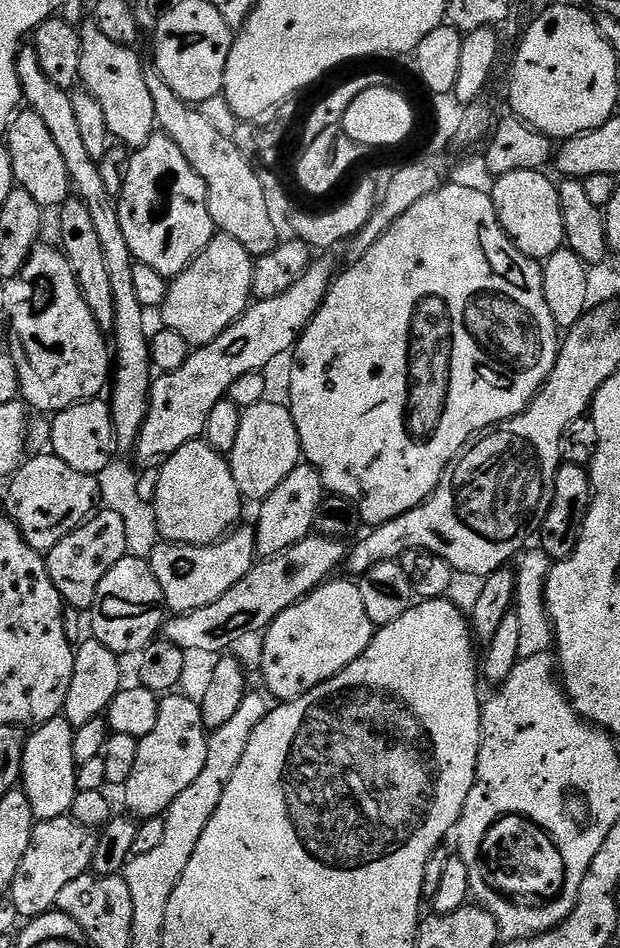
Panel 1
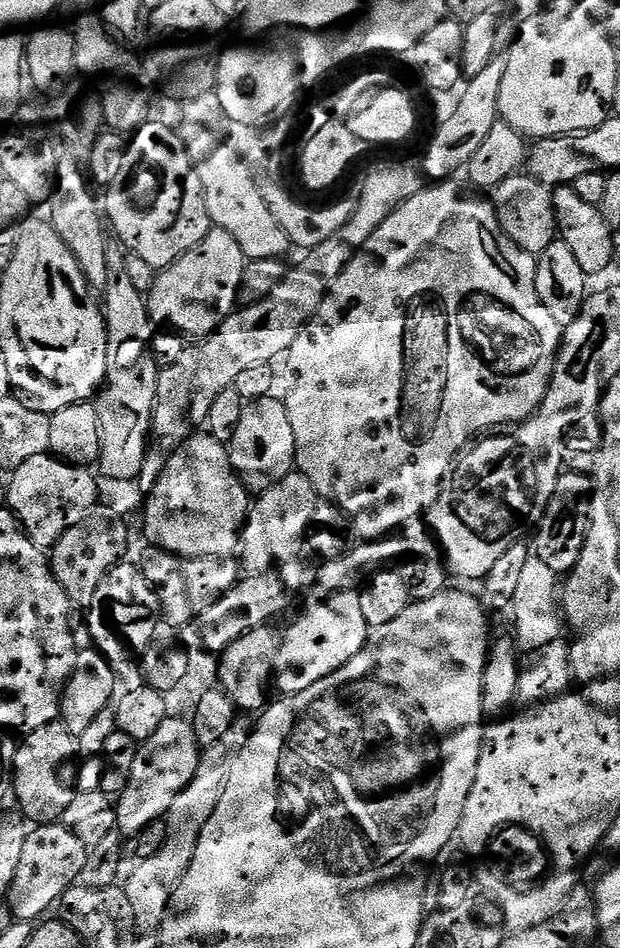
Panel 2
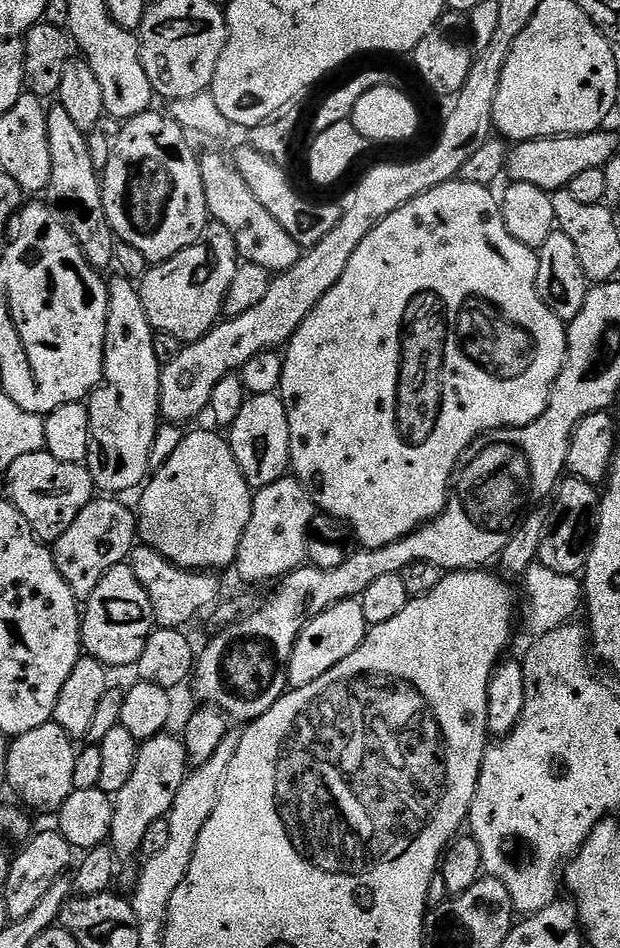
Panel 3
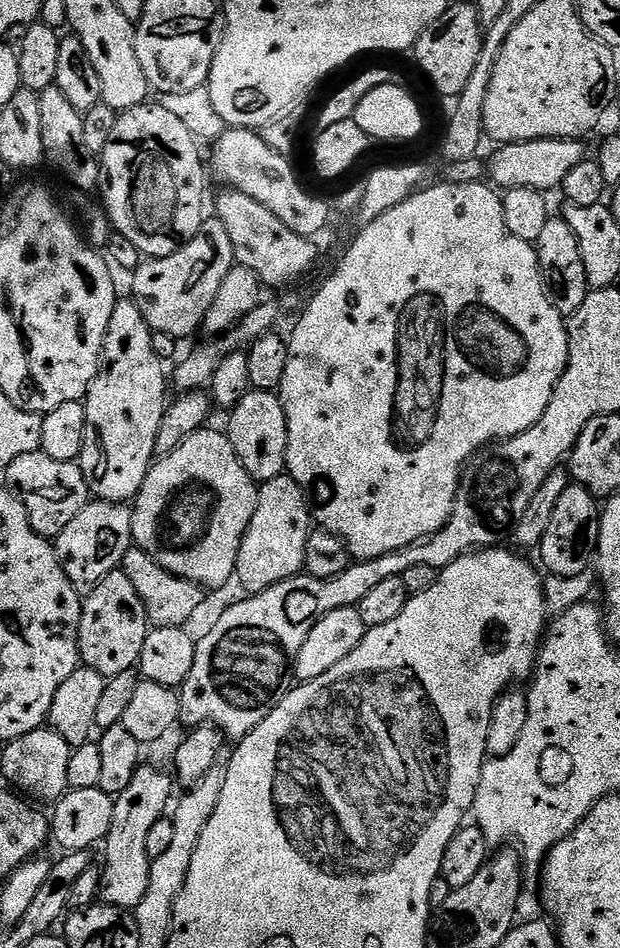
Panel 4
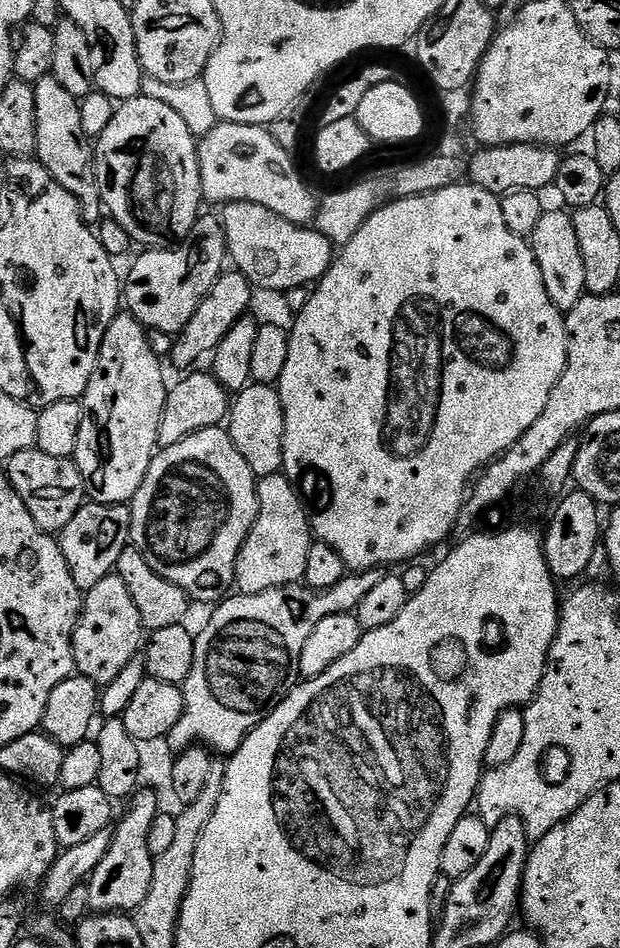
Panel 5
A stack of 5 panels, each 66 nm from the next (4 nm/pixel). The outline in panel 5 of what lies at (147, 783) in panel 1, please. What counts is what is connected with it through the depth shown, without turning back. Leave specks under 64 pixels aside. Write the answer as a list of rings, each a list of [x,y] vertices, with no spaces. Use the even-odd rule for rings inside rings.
[[[140,790],[131,797],[128,806],[128,813],[121,818],[120,825],[118,825],[118,820],[112,832],[112,845],[108,848],[108,853],[104,855],[102,862],[87,881],[90,894],[88,906],[96,914],[102,912],[135,913],[136,908],[142,906],[146,894],[150,894],[154,857],[150,854],[150,846],[146,841],[150,835],[150,822],[154,822],[158,812],[158,802],[153,791]]]

